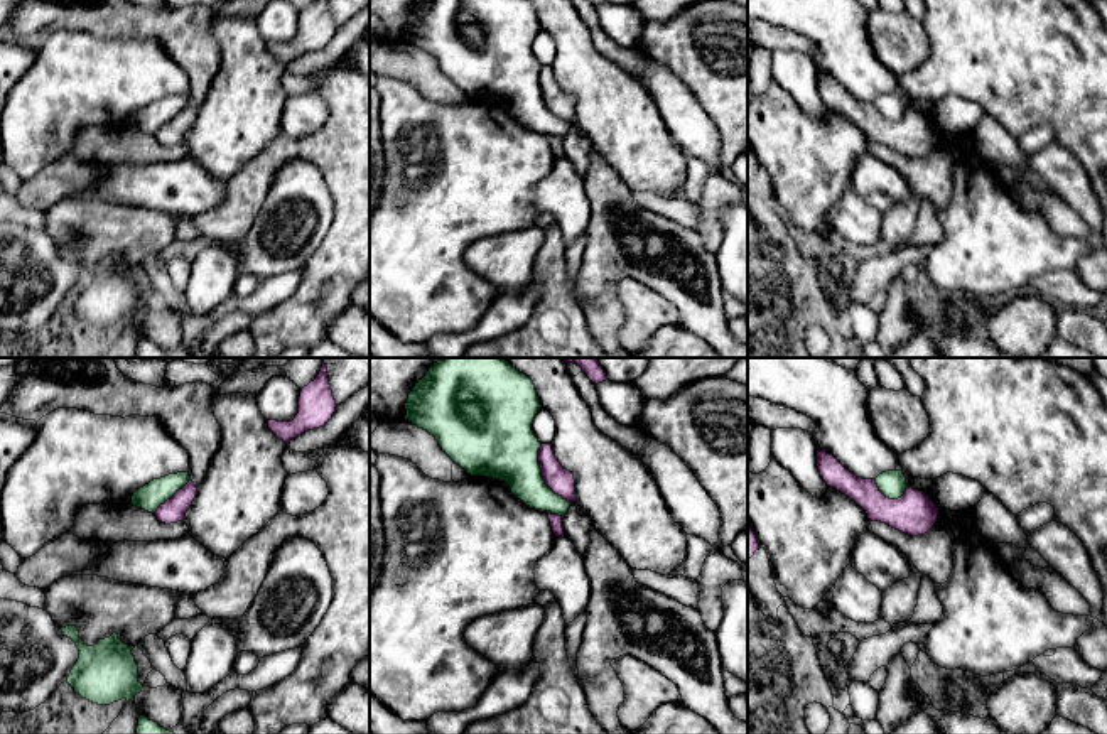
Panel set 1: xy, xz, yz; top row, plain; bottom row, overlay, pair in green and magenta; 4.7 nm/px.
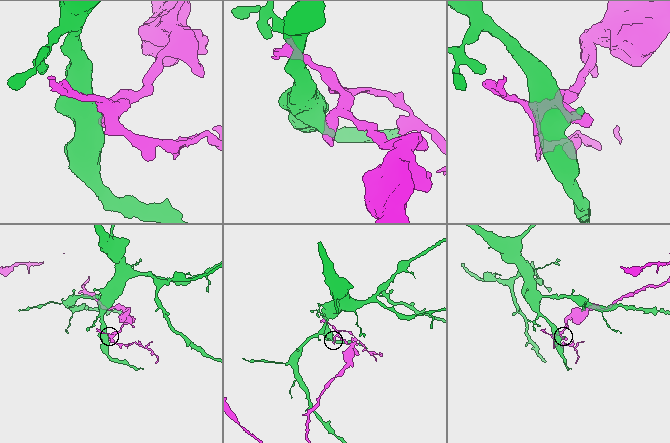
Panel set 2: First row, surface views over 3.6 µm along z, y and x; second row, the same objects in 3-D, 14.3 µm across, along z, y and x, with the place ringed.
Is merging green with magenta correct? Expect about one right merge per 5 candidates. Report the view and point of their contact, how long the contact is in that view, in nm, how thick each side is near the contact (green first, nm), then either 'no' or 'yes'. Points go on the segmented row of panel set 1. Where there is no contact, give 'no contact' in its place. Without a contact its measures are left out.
contact xz (540, 476); length 320 nm; calibres 320 and 120 nm; no

